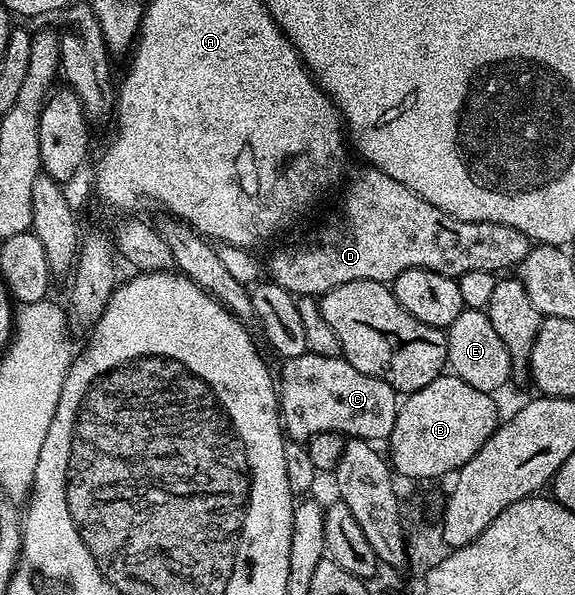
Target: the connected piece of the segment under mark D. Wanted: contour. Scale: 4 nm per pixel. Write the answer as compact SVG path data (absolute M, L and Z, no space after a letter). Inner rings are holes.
M374 168L363 169L367 170L361 171L343 194L343 215L332 226L321 227L312 242L287 246L277 251L271 262L271 270L269 266L270 281L296 296L322 296L353 280L391 284L397 276L401 276L401 272L409 268L425 268L452 276L482 270L511 272L518 268L525 256L529 256L533 243L525 236L525 232L517 232L517 228L509 228L509 224L459 222L453 216L441 212L441 208L429 204L429 200L405 188L405 184L397 184L397 180L385 176L385 172Z

